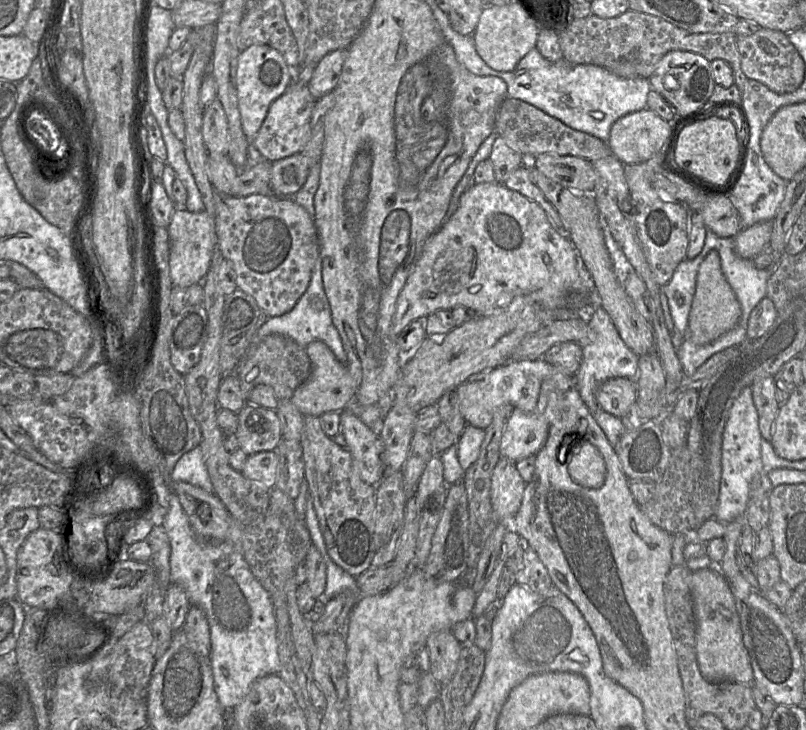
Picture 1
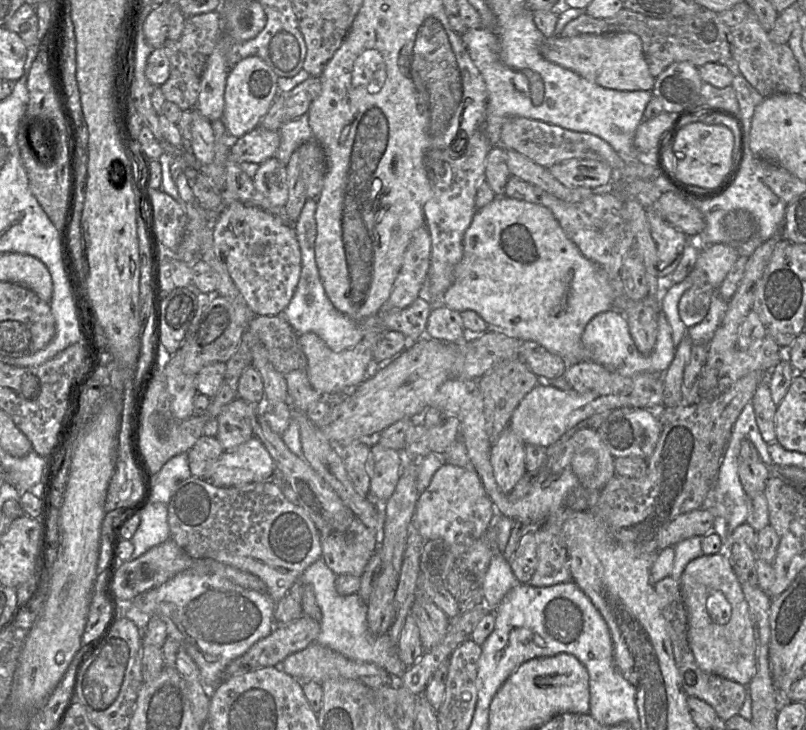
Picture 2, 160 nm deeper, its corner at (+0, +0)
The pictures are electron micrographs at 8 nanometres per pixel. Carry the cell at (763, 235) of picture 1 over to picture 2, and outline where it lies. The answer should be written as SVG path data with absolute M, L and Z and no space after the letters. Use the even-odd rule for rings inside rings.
M713 244L700 249L695 266L688 275L691 287L678 304L679 316L687 328L700 323L707 315L711 297L739 258L726 244Z

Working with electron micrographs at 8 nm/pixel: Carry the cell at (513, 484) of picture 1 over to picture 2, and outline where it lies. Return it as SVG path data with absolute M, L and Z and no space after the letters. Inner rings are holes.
M509 427L491 447L490 463L495 481L505 494L509 494L527 472L525 447L526 444Z

